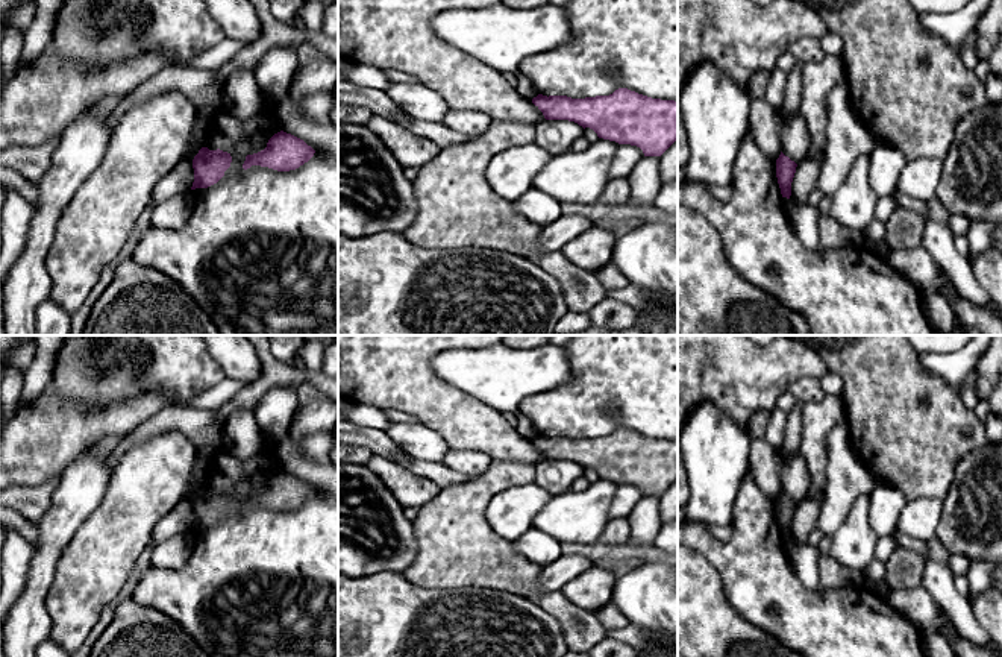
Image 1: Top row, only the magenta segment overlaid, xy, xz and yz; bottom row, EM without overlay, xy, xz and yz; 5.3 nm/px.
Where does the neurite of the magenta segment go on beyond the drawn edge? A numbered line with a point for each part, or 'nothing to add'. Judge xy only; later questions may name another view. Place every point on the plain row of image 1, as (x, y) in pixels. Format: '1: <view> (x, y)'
nothing to add

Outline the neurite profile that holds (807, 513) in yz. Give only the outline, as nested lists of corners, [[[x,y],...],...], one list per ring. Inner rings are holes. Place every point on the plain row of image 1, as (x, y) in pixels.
[[[808,496],[797,502],[796,513],[791,522],[791,543],[806,543],[813,528],[817,527],[822,508],[822,498]]]

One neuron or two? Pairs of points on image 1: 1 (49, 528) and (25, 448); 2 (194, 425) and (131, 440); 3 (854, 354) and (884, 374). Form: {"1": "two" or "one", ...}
{"1": "two", "2": "one", "3": "one"}

